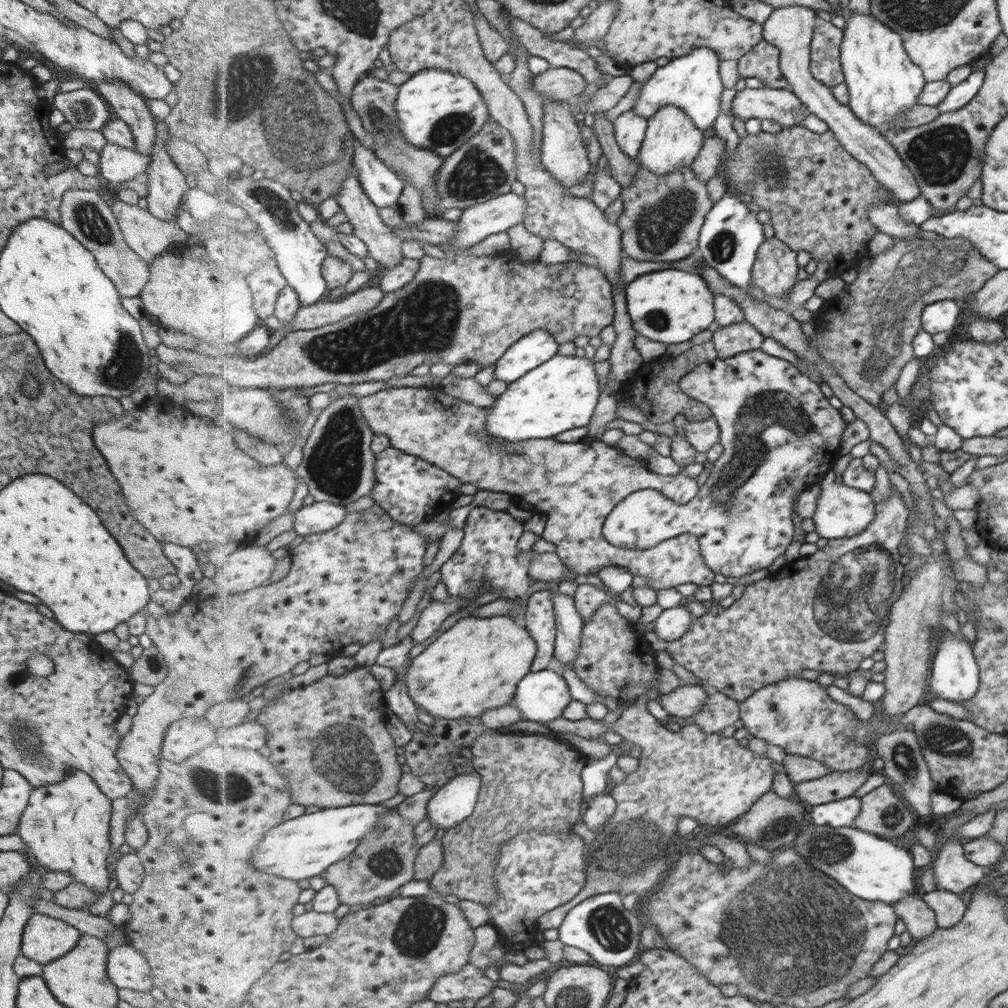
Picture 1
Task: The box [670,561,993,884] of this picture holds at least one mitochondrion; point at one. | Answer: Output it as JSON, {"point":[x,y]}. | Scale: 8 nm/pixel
{"point":[947,740]}

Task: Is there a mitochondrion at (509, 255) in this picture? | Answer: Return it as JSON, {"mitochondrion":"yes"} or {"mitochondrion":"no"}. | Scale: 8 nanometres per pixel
{"mitochondrion":"no"}

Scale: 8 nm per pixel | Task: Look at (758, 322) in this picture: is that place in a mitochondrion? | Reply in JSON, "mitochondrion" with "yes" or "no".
{"mitochondrion":"no"}

